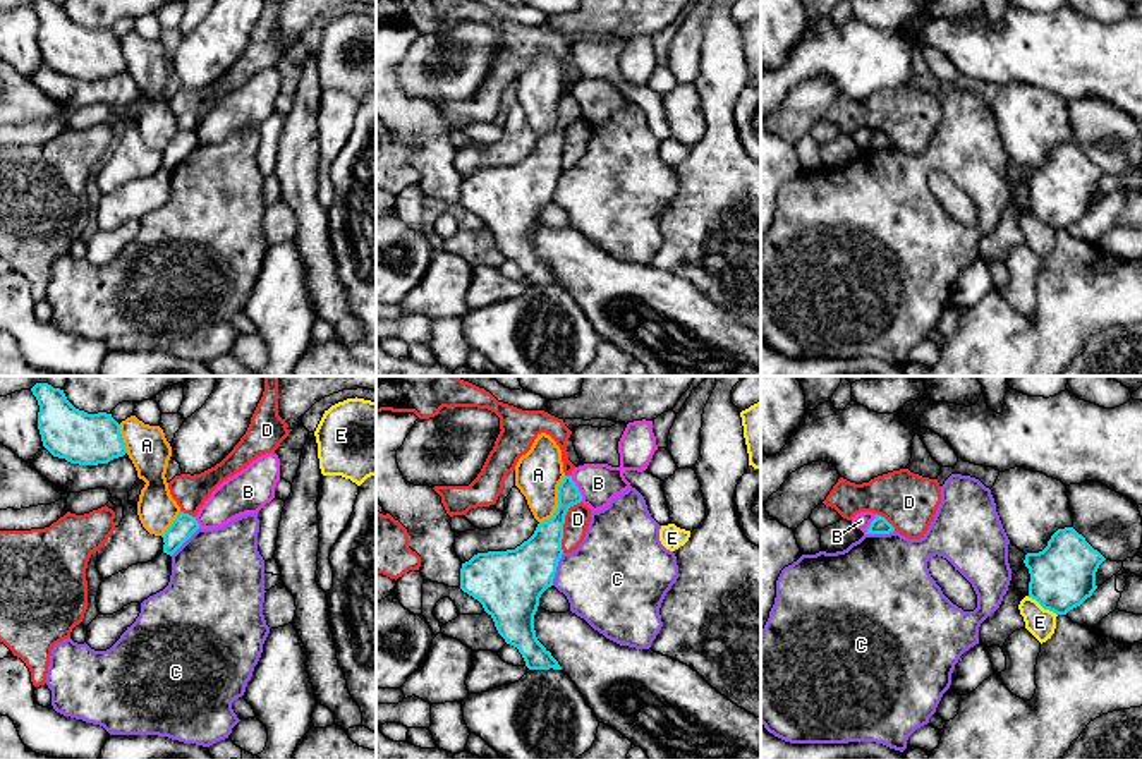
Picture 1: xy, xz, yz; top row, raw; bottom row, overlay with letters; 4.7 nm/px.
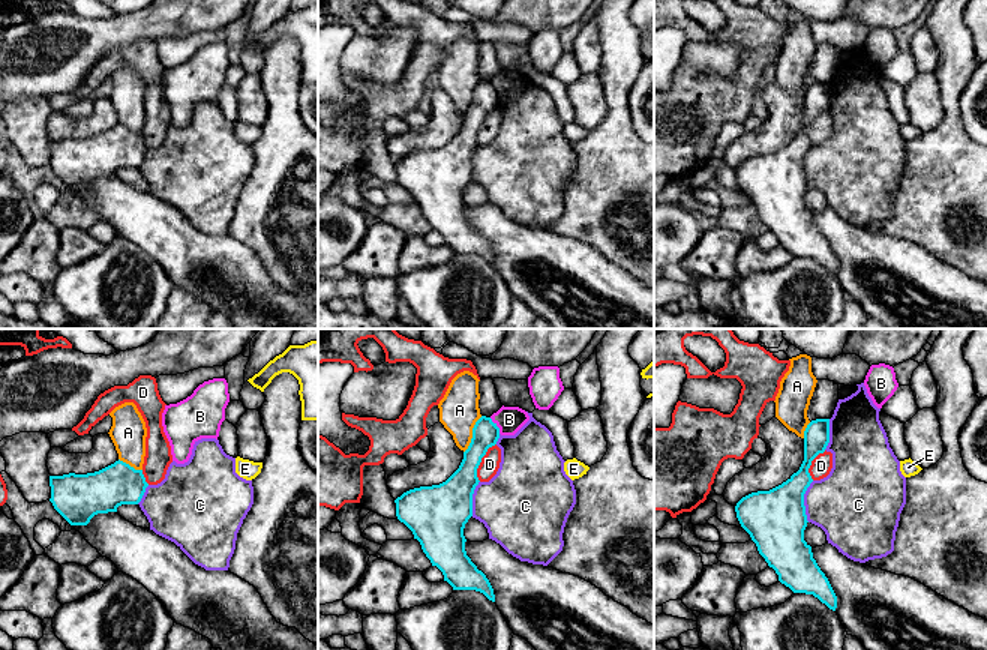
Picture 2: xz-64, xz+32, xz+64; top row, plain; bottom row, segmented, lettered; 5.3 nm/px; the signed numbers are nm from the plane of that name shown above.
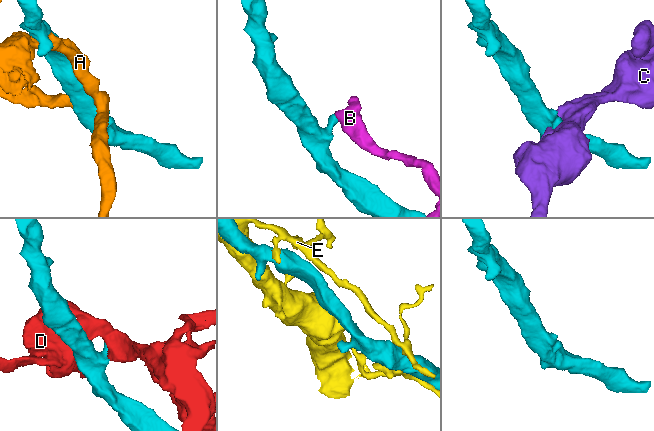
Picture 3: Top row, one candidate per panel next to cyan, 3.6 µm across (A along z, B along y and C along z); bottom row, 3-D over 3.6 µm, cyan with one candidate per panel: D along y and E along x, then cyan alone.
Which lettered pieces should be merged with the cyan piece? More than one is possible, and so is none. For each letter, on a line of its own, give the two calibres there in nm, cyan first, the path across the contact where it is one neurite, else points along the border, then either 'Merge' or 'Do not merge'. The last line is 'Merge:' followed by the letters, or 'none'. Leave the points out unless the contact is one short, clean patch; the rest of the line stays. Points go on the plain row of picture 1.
A: Thickness 180 nm (cyan) against 220 nm. Do not merge
B: Thickness 130 nm (cyan) against 190 nm. Boundary: xz (569, 91), (583, 115). Do not merge
C: Thickness 320 nm (cyan) against 400 nm. Do not merge
D: Thickness 220 nm (cyan) against 120 nm. Boundary: xz (581, 115), (565, 131), (562, 167). Do not merge
E: Thickness 300 nm (cyan) against 140 nm. Do not merge
Merge: none

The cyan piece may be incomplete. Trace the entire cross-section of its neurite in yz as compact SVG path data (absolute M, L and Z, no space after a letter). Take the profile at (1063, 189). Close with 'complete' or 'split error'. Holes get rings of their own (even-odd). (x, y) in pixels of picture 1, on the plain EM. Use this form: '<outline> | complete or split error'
M1073 143L1058 144L1042 167L1025 170L1029 213L1066 230L1097 204L1096 187L1104 175Z | complete

